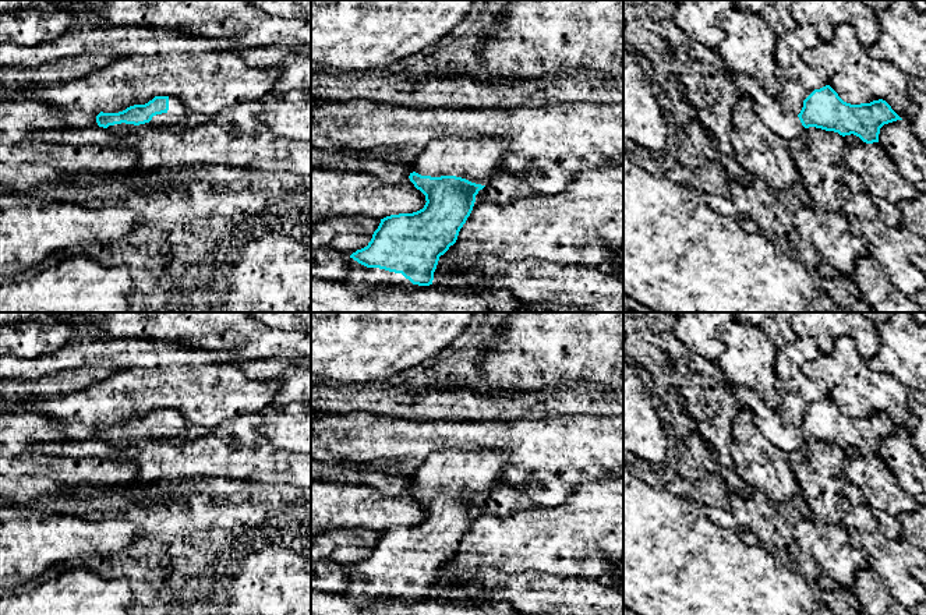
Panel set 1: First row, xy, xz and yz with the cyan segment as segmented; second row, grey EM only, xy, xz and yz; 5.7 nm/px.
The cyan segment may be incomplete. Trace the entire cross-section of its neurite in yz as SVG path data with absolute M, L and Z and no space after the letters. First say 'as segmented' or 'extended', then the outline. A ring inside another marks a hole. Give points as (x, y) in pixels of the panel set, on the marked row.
extended | M727 71L727 79L741 95L754 102L760 120L785 139L803 137L809 127L816 127L842 137L853 134L863 142L873 144L879 142L880 128L884 124L902 120L883 99L851 105L844 102L830 85L814 89L803 100L800 113L795 114L785 112L778 98L766 93L749 75Z

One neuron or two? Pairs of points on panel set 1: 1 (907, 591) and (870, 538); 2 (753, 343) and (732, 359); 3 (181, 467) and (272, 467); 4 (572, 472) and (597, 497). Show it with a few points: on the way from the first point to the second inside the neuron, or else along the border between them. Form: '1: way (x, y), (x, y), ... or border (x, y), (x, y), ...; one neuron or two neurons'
1: way (897, 579), (891, 562), (880, 551); one neuron
2: way (748, 349), (738, 359); one neuron
3: way (204, 462), (250, 462); one neuron
4: border (608, 479), (582, 484), (558, 504); two neurons

